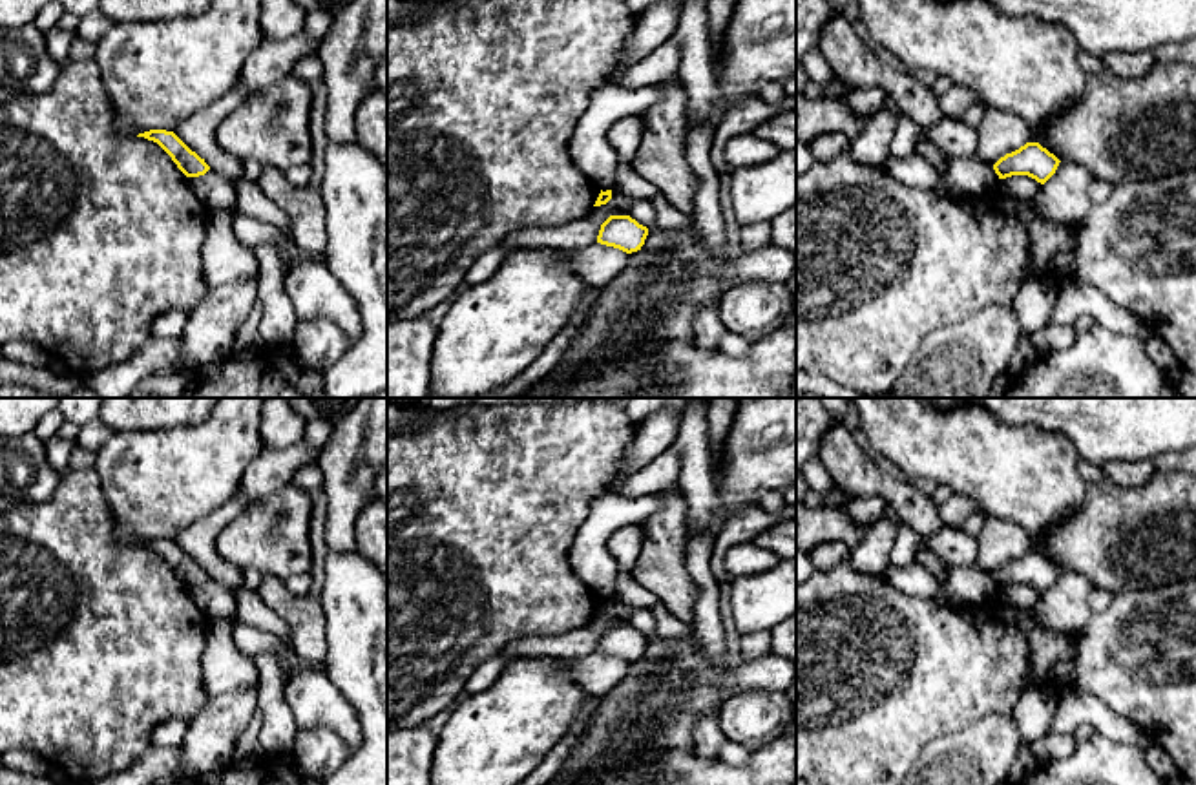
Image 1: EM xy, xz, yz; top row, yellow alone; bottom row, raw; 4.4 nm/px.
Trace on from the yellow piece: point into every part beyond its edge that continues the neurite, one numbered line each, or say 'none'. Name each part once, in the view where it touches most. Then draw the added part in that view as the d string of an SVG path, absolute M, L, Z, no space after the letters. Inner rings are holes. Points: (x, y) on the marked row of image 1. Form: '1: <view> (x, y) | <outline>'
none

